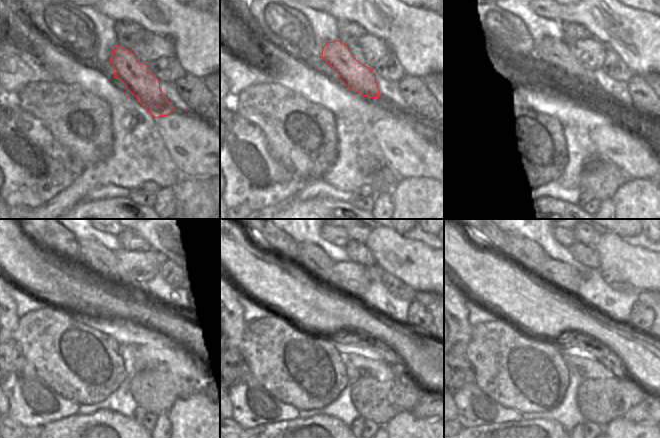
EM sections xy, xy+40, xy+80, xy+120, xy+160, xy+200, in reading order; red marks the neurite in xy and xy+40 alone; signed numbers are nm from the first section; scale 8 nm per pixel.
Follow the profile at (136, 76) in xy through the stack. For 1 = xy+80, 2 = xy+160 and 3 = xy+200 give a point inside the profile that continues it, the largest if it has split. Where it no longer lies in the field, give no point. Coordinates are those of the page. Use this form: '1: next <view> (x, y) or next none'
1: next xy+80 (557, 53)
2: next xy+160 (310, 257)
3: next xy+200 (522, 251)

